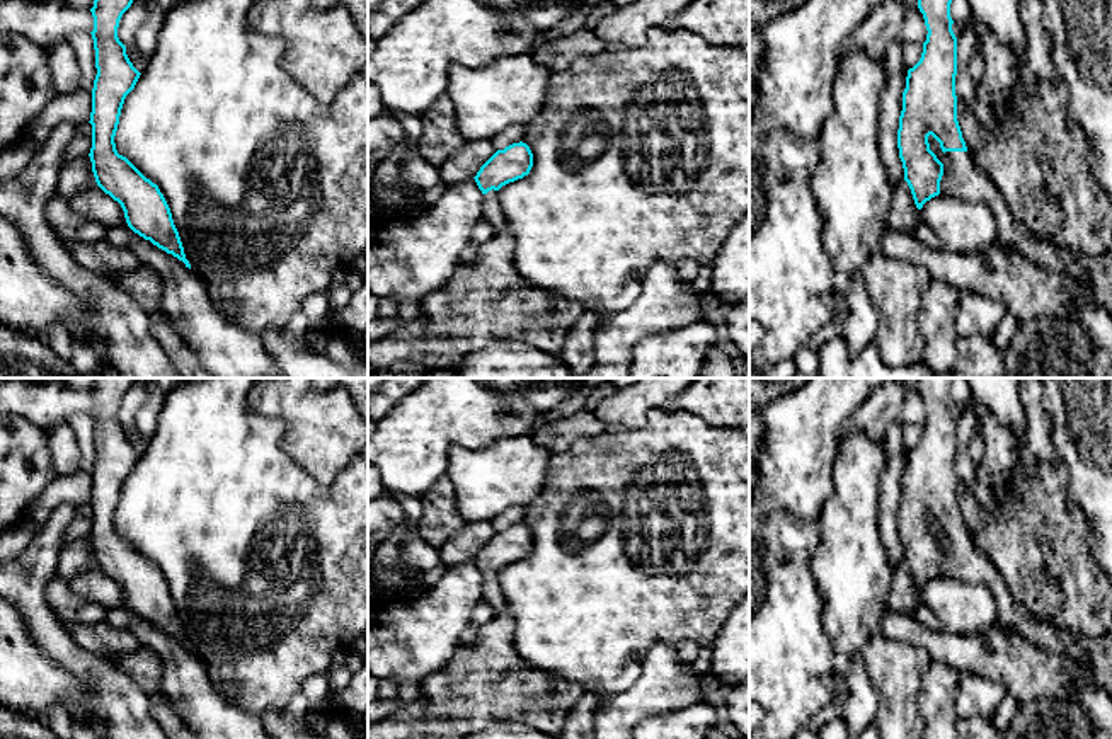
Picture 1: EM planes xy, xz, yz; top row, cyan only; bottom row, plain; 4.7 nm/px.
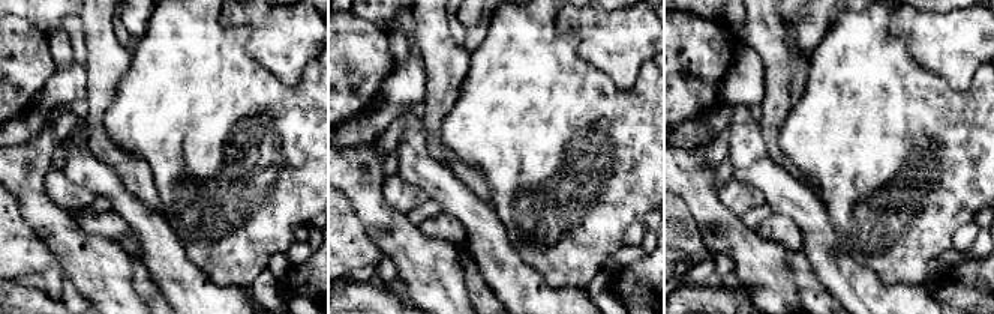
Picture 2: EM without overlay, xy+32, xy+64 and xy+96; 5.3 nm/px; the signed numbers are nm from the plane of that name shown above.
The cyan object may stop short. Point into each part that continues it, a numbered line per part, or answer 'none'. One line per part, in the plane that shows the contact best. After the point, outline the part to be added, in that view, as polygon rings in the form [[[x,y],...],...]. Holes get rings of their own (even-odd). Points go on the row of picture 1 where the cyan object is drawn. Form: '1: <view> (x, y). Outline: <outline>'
1: yz (962, 179). Outline: [[[945,152],[940,194],[954,196],[969,203],[984,203],[996,220],[996,240],[1013,247],[1035,266],[1080,279],[1083,271],[1066,249],[1035,237],[1023,223],[1015,220],[994,182],[981,172],[971,152]]]

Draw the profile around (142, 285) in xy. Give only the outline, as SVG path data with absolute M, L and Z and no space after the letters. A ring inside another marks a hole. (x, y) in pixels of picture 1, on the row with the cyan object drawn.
M140 264L131 272L112 272L106 279L133 298L148 315L160 313L162 281L150 267Z

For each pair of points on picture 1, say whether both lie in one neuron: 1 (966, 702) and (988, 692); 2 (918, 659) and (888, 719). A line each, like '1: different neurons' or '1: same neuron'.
1: same neuron
2: same neuron

